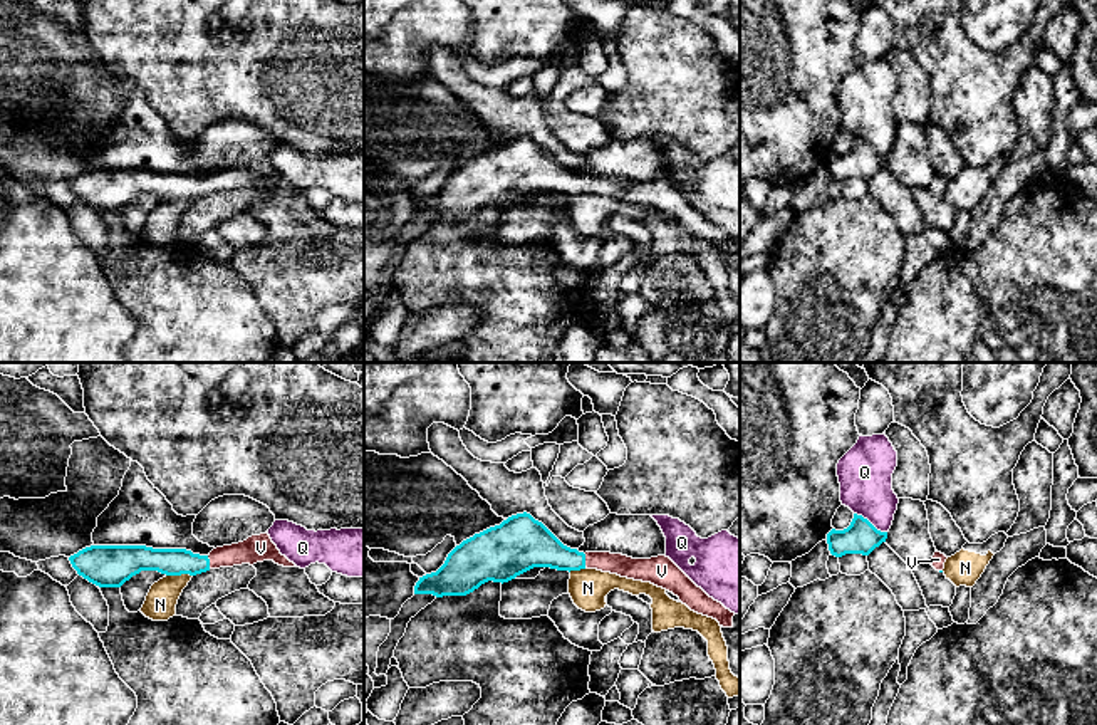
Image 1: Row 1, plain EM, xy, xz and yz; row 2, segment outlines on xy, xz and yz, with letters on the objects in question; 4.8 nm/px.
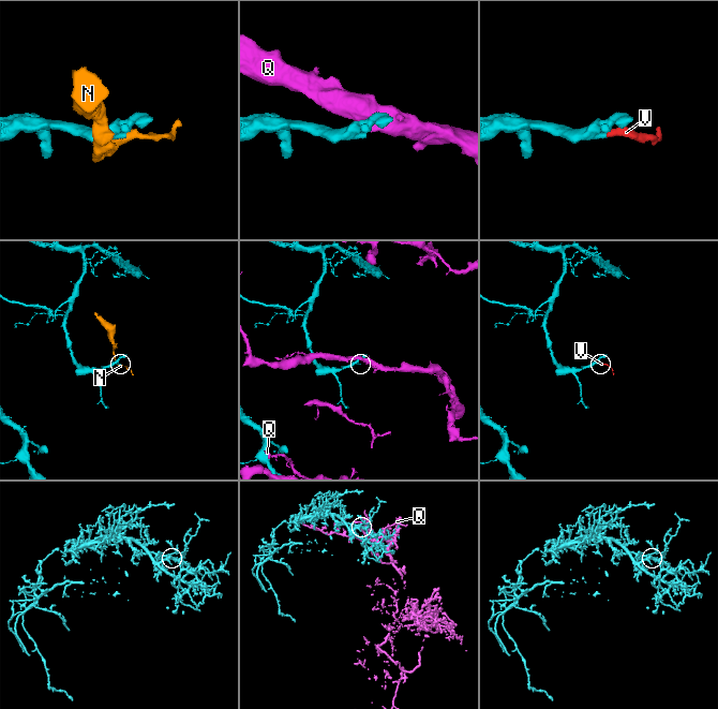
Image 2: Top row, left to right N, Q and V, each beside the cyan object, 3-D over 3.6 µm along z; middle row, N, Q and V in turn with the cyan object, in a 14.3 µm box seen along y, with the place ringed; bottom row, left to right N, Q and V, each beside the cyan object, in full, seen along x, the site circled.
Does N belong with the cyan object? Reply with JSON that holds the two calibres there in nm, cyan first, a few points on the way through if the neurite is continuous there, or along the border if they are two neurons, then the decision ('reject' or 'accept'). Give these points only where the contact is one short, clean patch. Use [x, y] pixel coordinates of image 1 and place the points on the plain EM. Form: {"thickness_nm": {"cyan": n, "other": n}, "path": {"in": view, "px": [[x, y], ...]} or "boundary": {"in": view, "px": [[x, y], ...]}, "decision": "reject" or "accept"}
{"thickness_nm": {"cyan": 150, "other": 150}, "boundary": {"in": "xy", "px": [[192, 198], [166, 200]]}, "decision": "reject"}

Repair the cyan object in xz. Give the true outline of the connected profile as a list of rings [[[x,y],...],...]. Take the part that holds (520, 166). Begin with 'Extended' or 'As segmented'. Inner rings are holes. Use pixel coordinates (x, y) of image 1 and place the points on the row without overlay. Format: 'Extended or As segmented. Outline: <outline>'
Extended. Outline: [[[517,138],[456,170],[445,188],[419,201],[414,218],[466,220],[481,208],[508,206],[533,193],[597,193],[621,201],[651,206],[679,222],[691,235],[733,252],[733,240],[721,227],[698,211],[669,181],[632,183],[611,176],[579,176],[564,170],[530,138]]]

